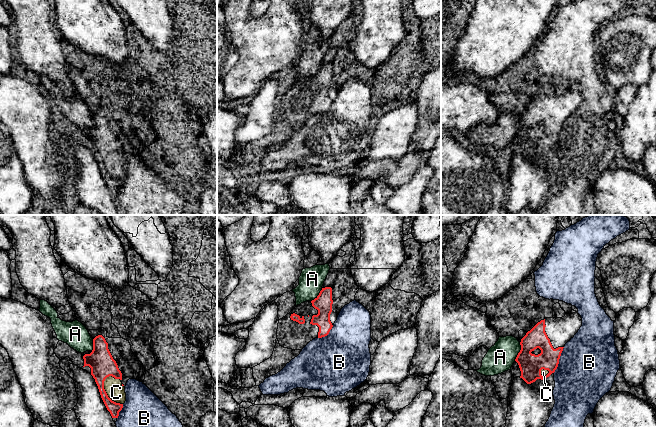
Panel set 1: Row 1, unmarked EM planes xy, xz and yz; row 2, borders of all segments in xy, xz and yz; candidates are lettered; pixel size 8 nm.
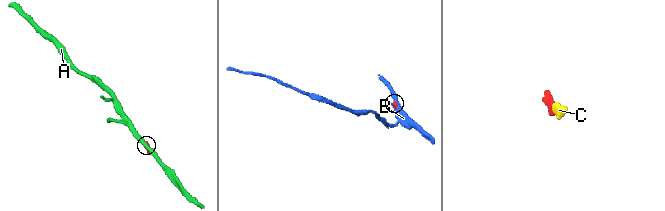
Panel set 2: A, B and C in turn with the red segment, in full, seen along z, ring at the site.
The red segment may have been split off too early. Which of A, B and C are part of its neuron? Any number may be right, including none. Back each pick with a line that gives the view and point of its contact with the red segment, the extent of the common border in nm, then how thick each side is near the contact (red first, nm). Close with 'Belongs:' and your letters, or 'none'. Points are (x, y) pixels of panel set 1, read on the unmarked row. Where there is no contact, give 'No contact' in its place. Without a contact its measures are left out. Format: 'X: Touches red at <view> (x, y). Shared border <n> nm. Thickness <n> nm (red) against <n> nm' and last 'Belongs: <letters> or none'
C: Touches red at xy (106, 169). Shared border 260 nm. Thickness 200 nm (red) against 140 nm
Belongs: C

